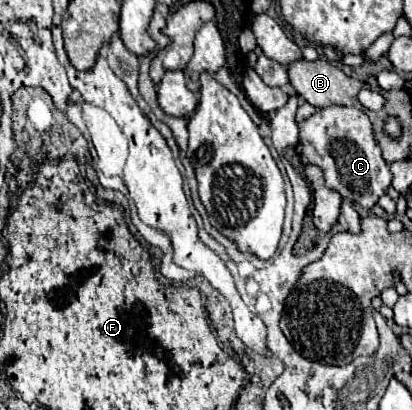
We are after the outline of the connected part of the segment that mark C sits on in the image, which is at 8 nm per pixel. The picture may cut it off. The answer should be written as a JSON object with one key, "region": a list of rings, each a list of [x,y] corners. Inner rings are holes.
{"region":[[[345,106],[319,108],[299,126],[299,144],[303,164],[319,166],[323,170],[327,188],[337,190],[343,200],[359,204],[363,210],[371,210],[377,200],[387,194],[387,188],[393,182],[393,174],[387,162],[381,158],[371,122],[363,110]]]}

